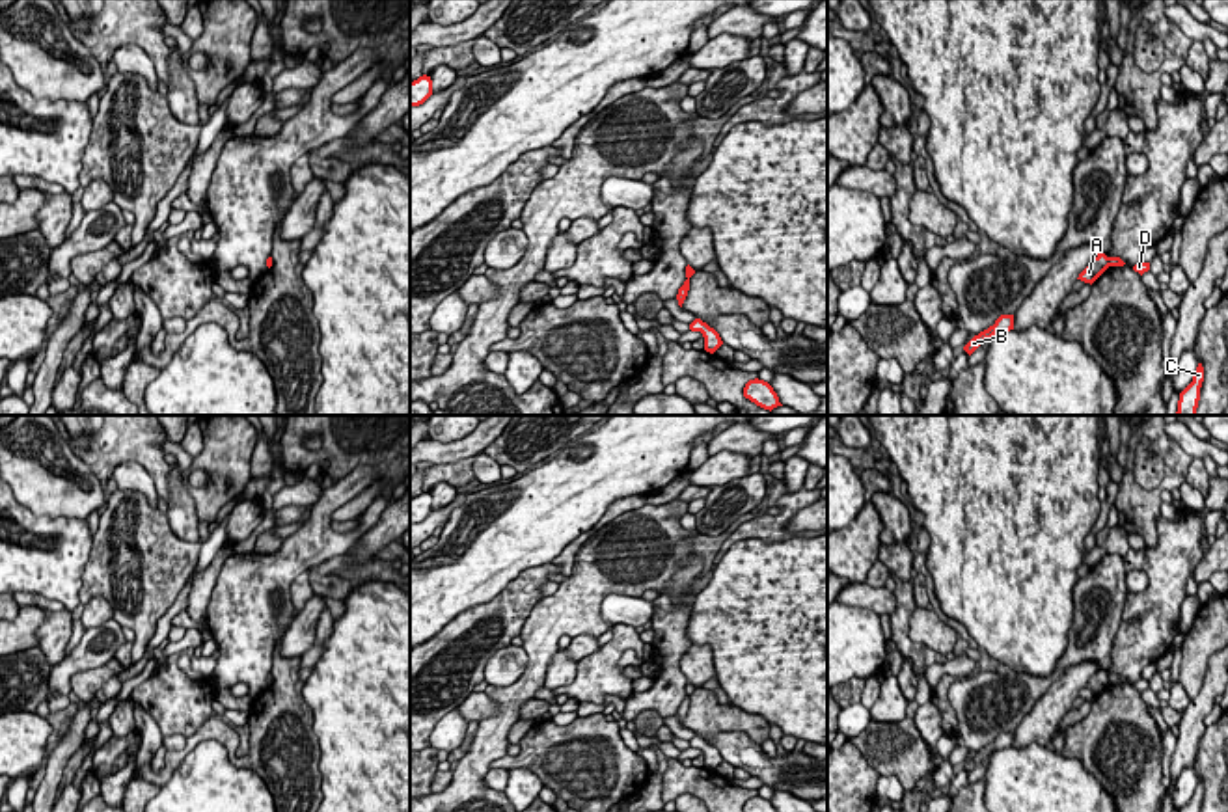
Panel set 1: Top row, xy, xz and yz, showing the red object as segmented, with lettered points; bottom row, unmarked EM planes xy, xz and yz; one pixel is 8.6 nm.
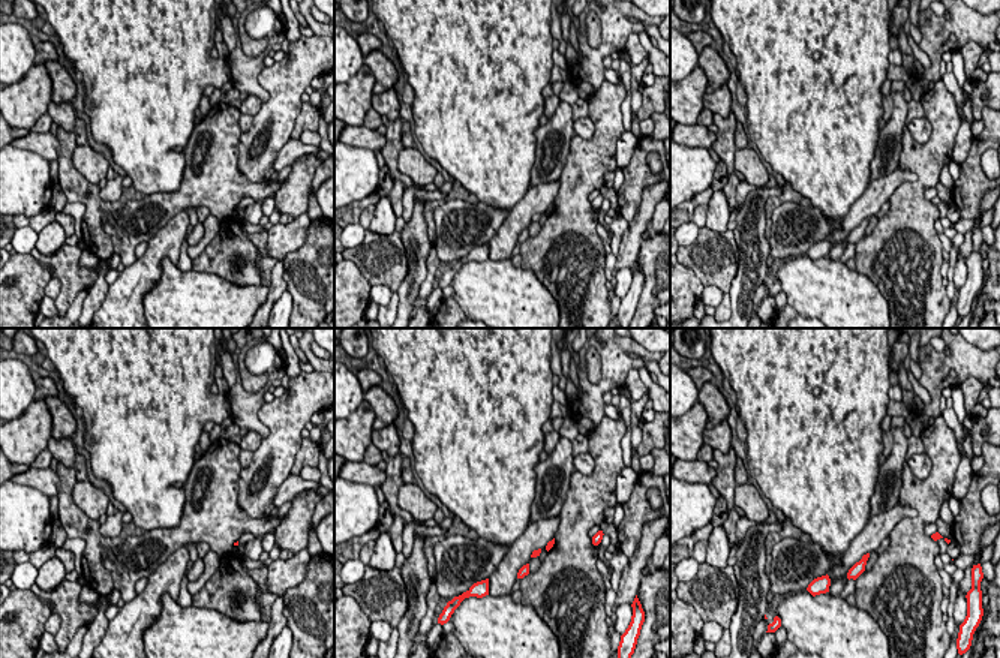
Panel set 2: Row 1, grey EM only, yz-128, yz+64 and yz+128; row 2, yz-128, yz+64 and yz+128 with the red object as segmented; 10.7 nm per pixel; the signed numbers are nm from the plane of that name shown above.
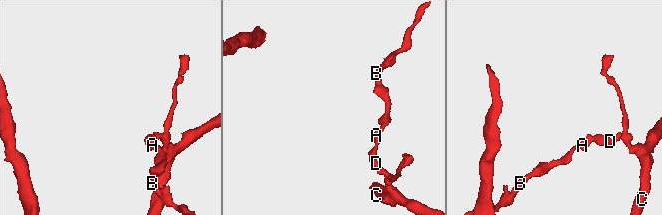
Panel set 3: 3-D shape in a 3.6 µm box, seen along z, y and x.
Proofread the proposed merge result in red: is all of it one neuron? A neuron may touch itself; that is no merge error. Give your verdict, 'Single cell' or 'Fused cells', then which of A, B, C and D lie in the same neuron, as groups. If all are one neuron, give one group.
Fused cells. Groups: A B / C D

